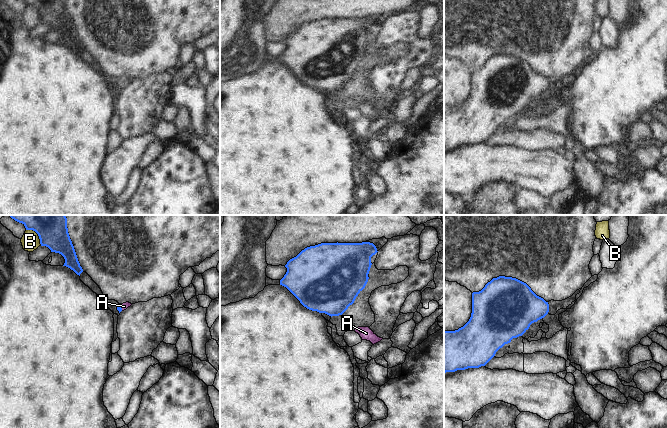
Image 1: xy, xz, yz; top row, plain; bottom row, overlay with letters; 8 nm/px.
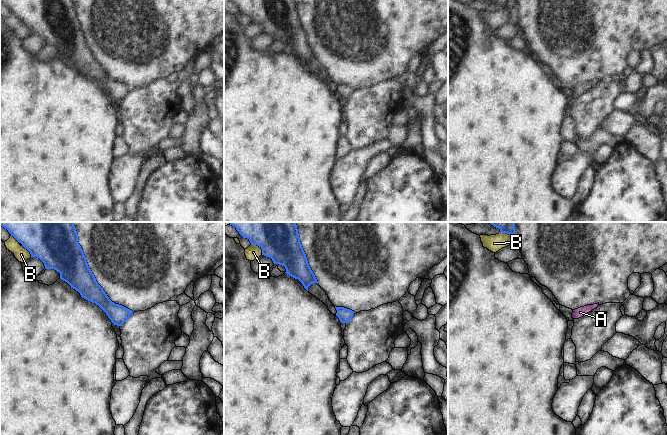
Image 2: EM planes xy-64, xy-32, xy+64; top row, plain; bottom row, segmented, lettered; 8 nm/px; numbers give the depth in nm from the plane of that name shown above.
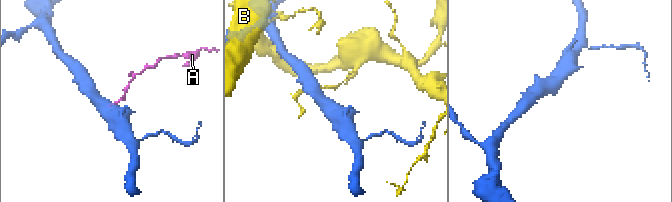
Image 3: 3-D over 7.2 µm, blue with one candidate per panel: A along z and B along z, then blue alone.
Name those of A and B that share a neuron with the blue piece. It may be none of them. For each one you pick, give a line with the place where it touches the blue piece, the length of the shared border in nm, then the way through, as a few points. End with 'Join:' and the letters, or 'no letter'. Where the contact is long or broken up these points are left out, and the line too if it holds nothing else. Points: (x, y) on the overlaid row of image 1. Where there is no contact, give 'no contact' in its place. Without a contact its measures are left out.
A: xy (120, 307) | 60 nm | across xy (119, 308), (120, 307), (124, 306)
Join: A

